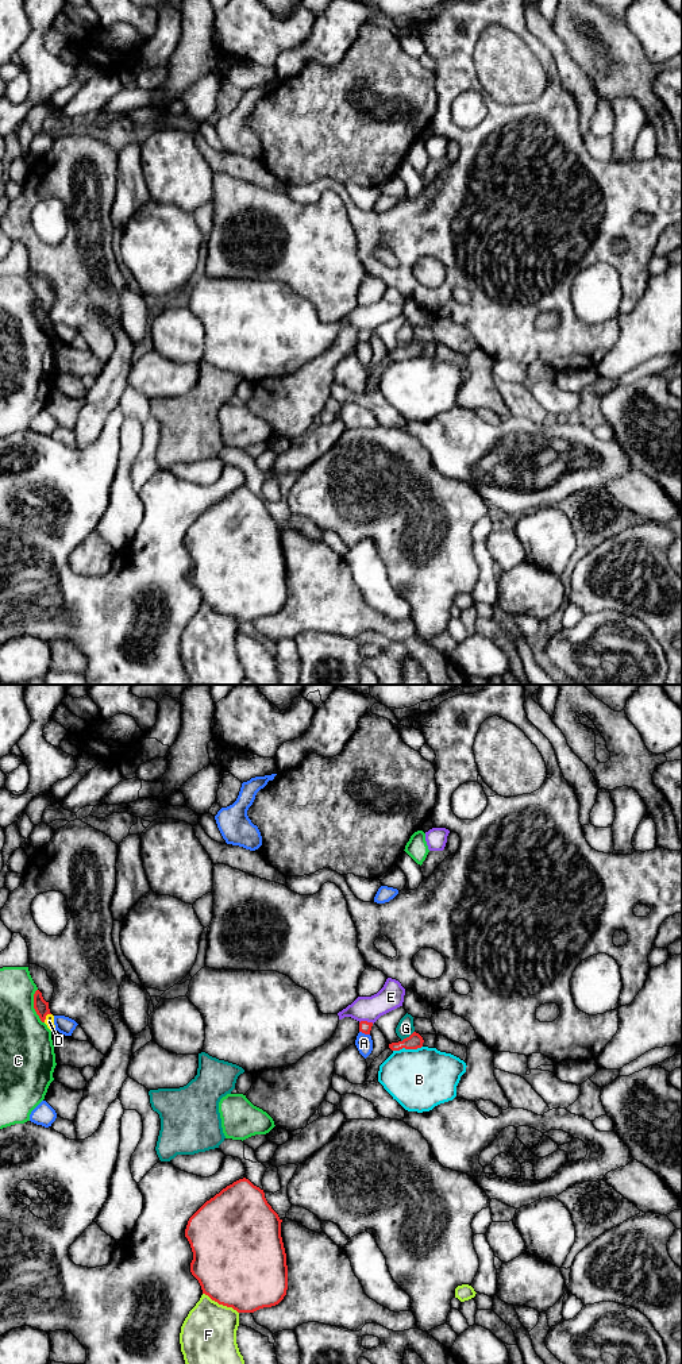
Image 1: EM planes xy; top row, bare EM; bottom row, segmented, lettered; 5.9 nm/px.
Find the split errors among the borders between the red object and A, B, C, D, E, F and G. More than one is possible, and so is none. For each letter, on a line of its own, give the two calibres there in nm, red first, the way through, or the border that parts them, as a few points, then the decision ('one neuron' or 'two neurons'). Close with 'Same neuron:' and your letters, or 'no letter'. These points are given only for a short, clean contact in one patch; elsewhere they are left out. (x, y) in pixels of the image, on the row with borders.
A: 70/100 nm | two neurons
B: 90/360 nm | two neurons
C: 90/320 nm | two neurons
D: 90/60 nm | two neurons
E: 70/150 nm | along xy (359, 1021), (373, 1022) | two neurons
F: 500/340 nm | two neurons
G: 90/100 nm | two neurons
Same neuron: no letter

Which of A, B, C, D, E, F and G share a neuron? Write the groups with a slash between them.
A / B / C / D / E / F / G

